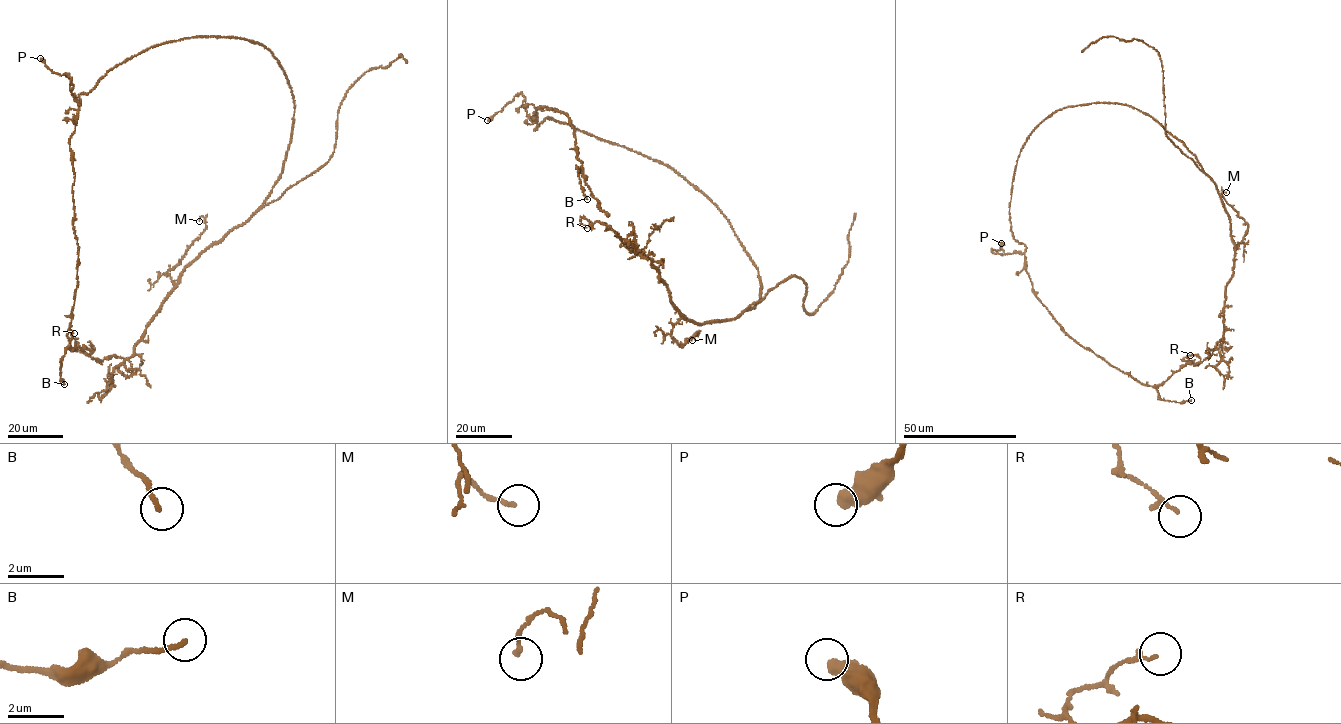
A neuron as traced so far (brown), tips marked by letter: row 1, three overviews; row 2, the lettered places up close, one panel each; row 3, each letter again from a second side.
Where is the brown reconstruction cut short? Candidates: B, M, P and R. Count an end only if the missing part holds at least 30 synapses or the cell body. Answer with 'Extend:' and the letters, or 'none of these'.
Extend: none of these

